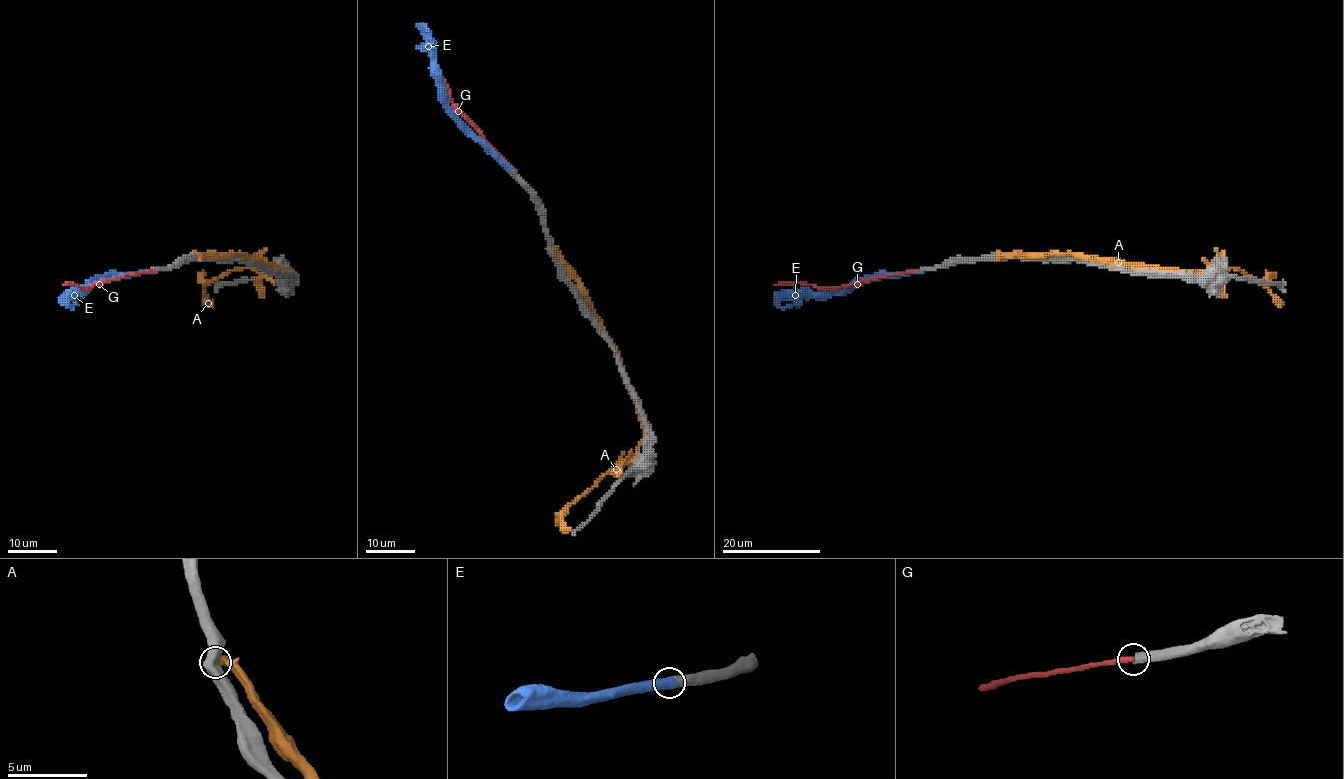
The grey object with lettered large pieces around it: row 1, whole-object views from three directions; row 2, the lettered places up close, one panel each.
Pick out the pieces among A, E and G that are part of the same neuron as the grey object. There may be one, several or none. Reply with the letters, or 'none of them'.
E

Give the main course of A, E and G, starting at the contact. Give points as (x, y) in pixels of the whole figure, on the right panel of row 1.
A: (998, 253), (1094, 256), (1178, 271), (1242, 271), (1266, 288), (1280, 307)
E: (919, 271), (871, 274), (863, 282), (834, 291), (804, 291), (779, 297), (773, 302)
G: (919, 271), (881, 275), (832, 288), (805, 283), (775, 285)

